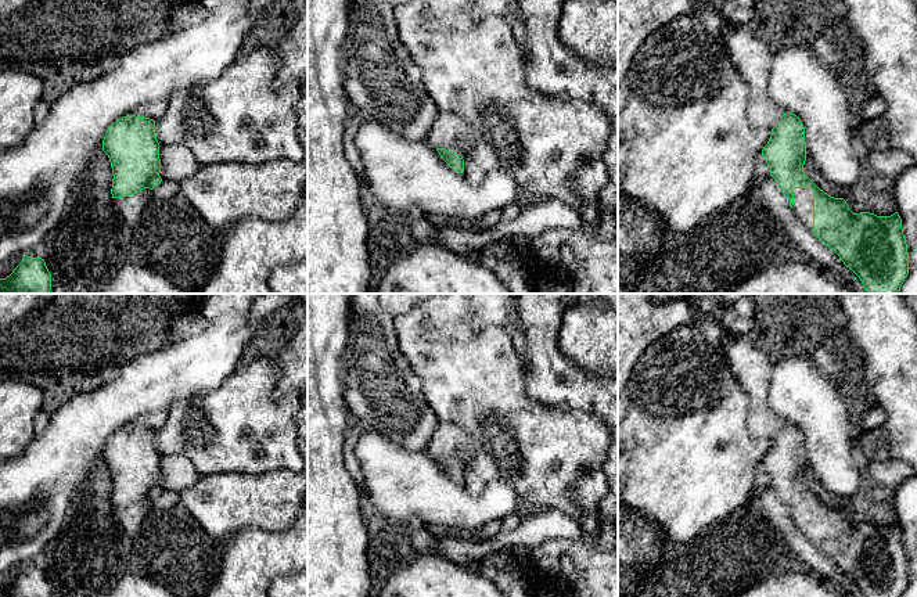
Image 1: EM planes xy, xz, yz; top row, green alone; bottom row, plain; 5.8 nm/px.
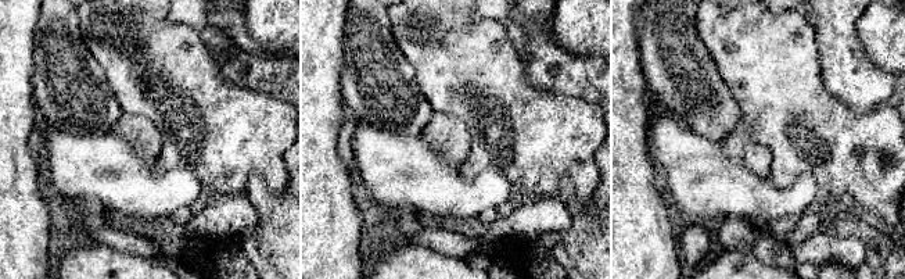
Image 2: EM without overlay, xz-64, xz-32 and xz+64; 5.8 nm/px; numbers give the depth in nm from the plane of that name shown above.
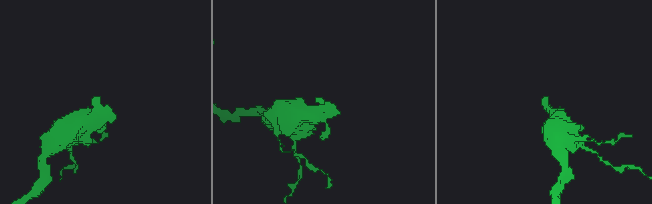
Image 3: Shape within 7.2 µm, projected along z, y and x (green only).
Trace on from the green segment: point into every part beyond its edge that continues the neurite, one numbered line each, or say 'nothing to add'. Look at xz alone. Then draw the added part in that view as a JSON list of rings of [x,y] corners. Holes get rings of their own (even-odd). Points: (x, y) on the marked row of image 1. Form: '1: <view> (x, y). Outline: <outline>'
1: xz (450, 132). Outline: [[[439,112],[427,141],[435,148],[453,151],[465,161],[471,152],[471,129],[460,116]]]

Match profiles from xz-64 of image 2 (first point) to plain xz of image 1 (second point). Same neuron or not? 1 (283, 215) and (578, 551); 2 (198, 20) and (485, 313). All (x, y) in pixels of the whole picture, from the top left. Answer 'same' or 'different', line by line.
1: different
2: same

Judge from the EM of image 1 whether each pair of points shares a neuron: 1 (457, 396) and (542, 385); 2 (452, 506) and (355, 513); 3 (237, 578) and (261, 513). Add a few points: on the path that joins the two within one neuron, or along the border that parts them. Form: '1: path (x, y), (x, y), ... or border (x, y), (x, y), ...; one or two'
1: border (521, 358), (525, 391), (533, 399), (552, 407); two
2: border (362, 491), (363, 499); two
3: border (288, 527), (280, 531), (244, 527), (227, 540); two

